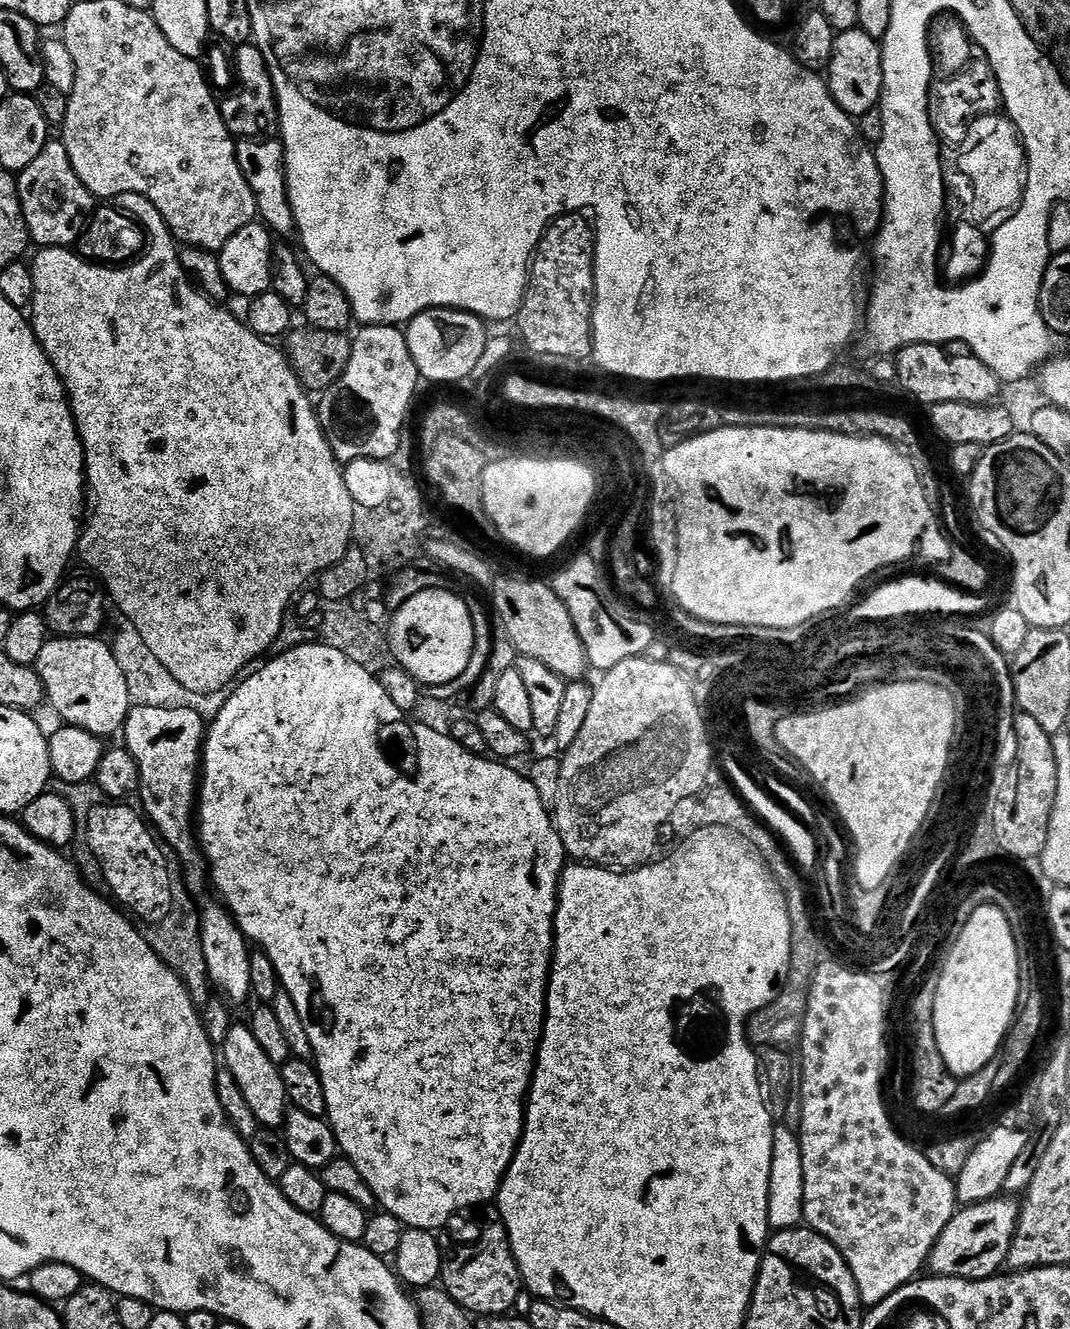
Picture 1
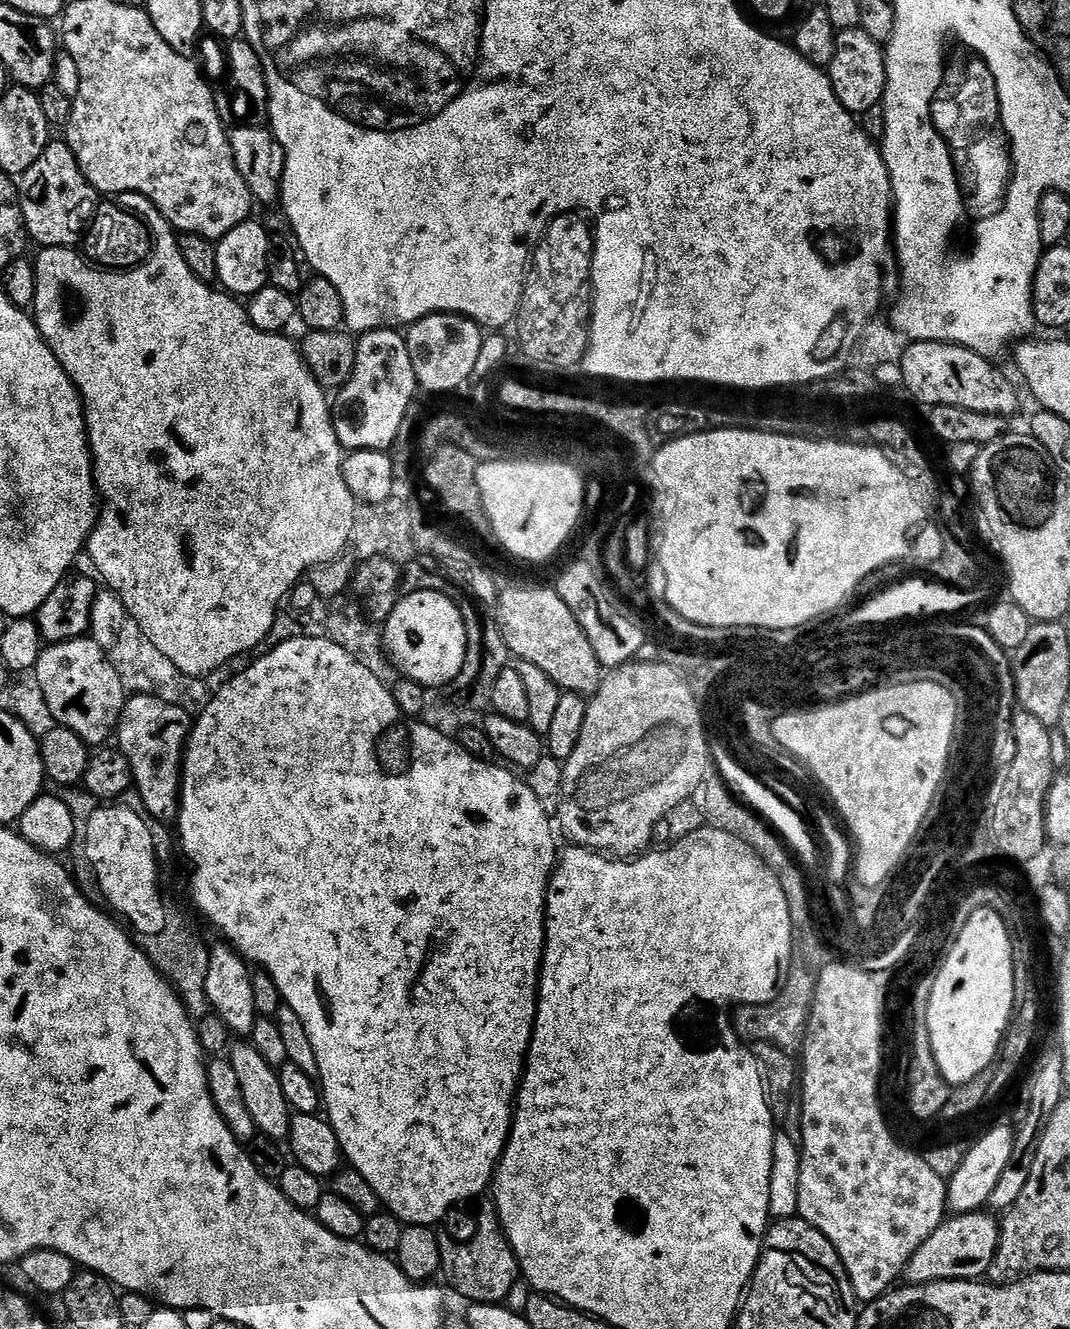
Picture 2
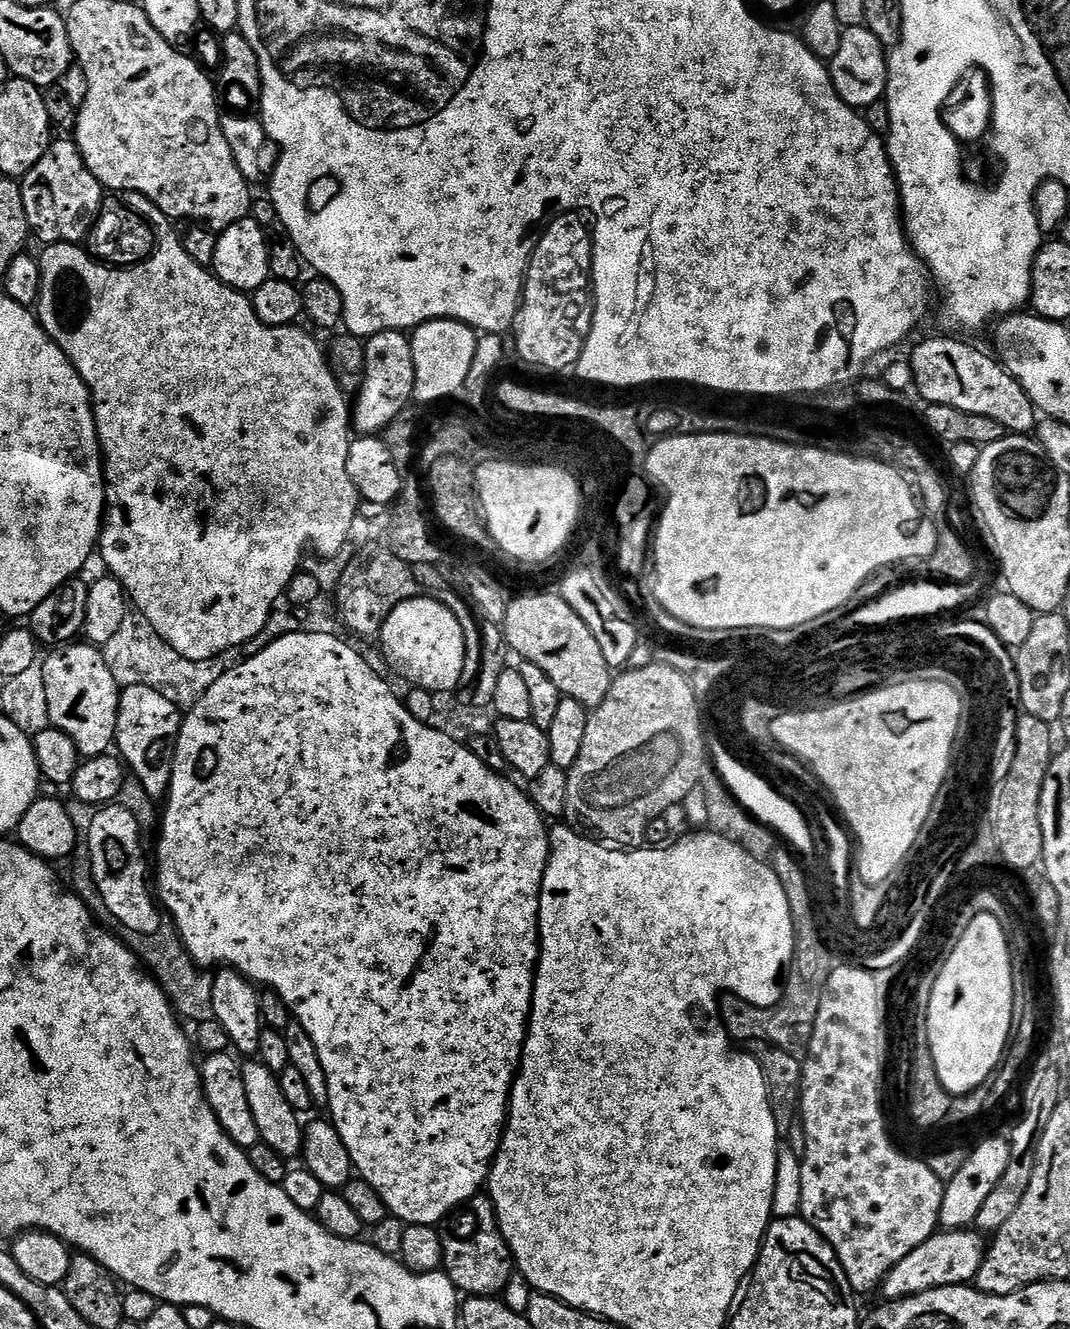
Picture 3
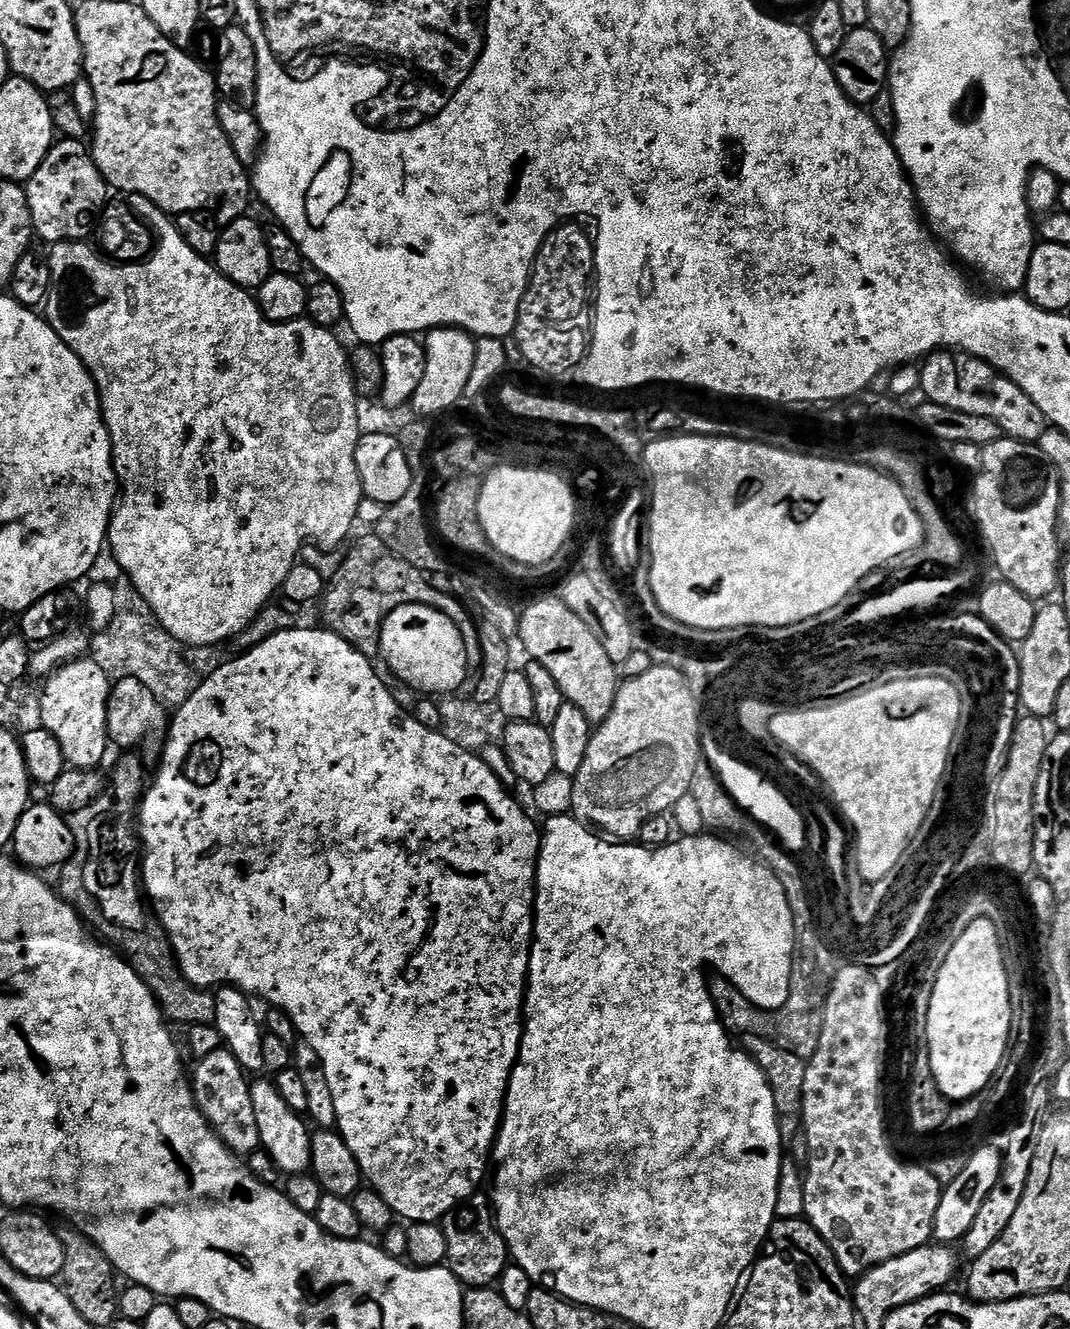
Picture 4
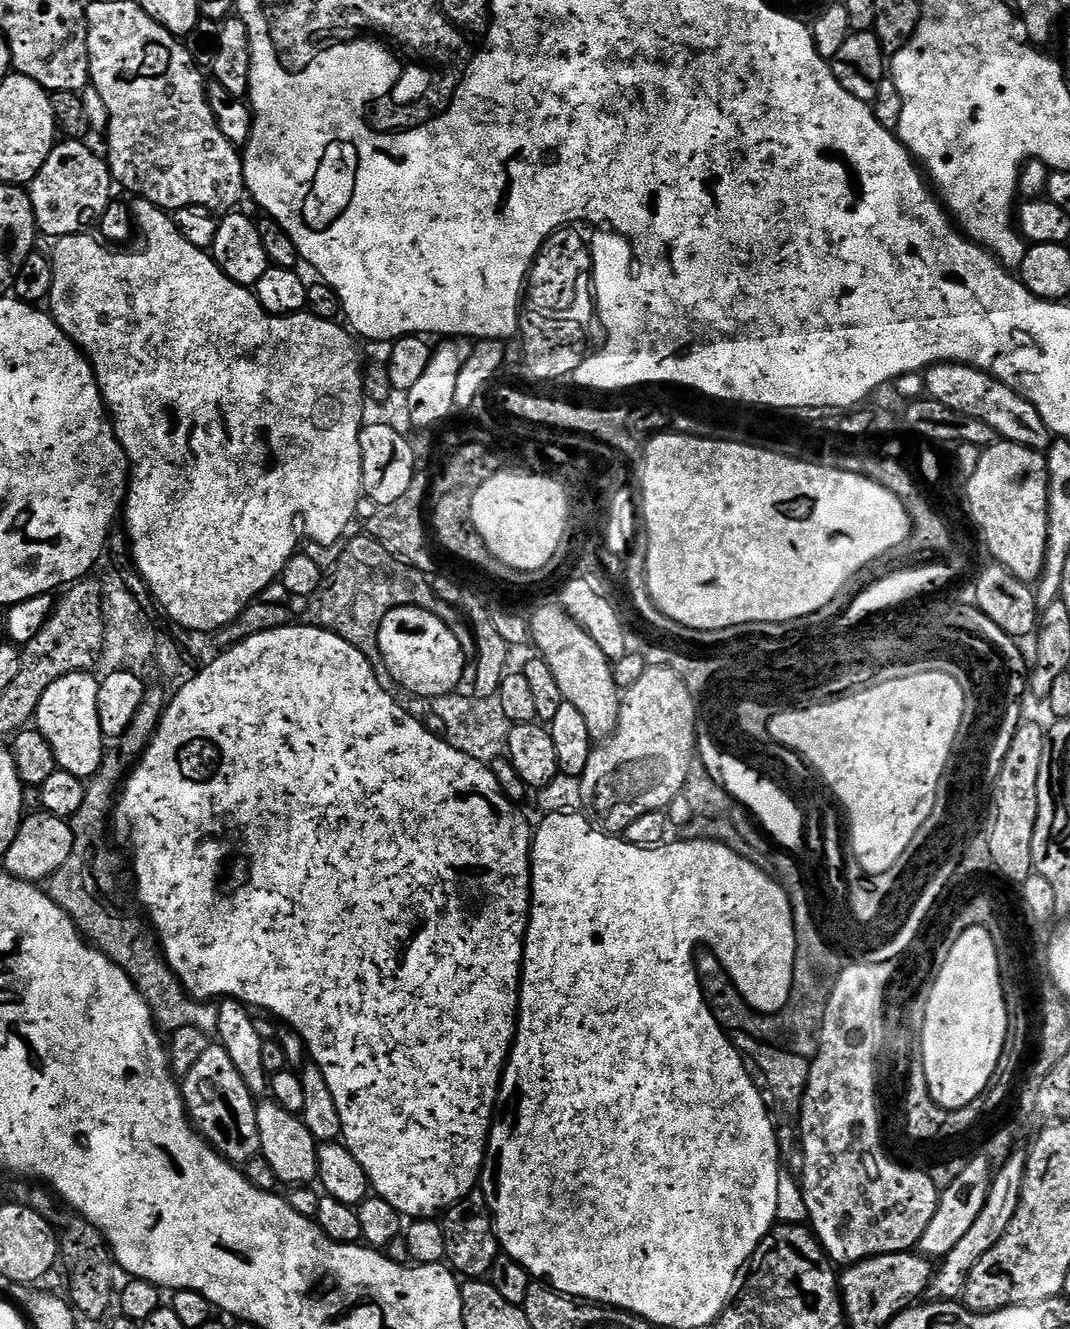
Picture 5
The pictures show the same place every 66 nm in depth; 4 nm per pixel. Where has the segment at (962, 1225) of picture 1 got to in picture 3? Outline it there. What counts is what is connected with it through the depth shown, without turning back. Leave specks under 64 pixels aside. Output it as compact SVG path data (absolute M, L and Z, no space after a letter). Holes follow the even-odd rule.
M963 1228L937 1231L935 1236L922 1242L918 1250L910 1250L910 1254L906 1254L906 1258L902 1258L902 1262L898 1262L898 1266L894 1266L890 1274L886 1274L882 1285L883 1299L905 1300L908 1296L917 1296L926 1290L975 1281L985 1251L986 1240L979 1231Z

